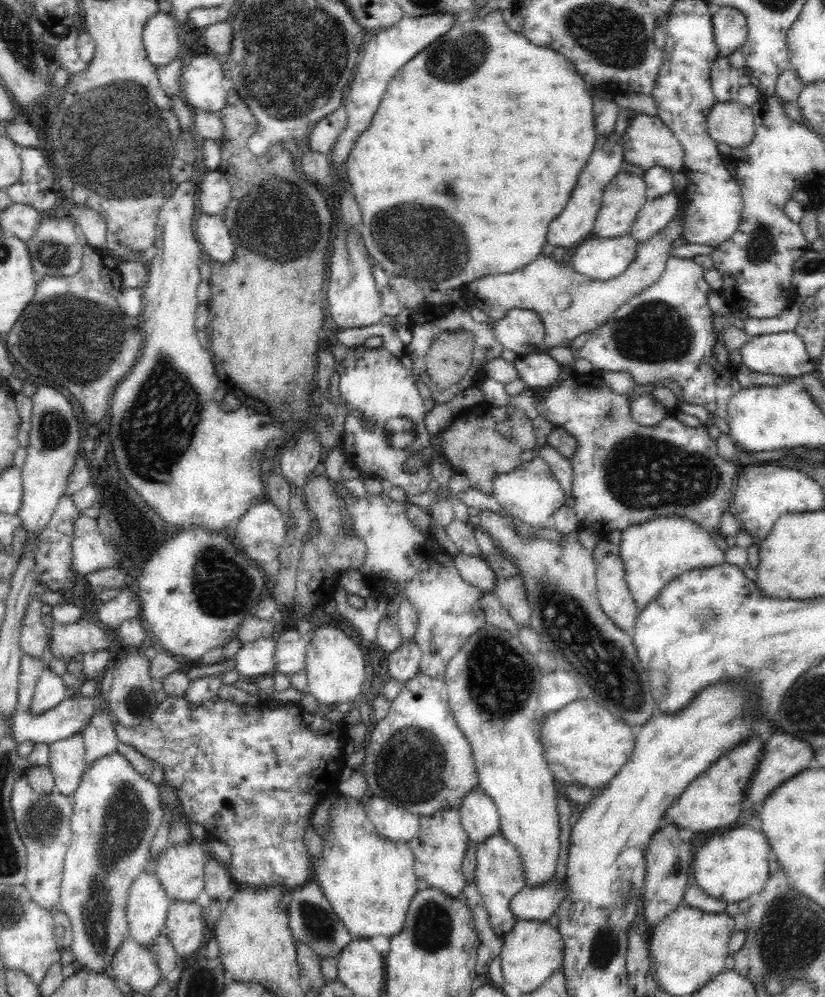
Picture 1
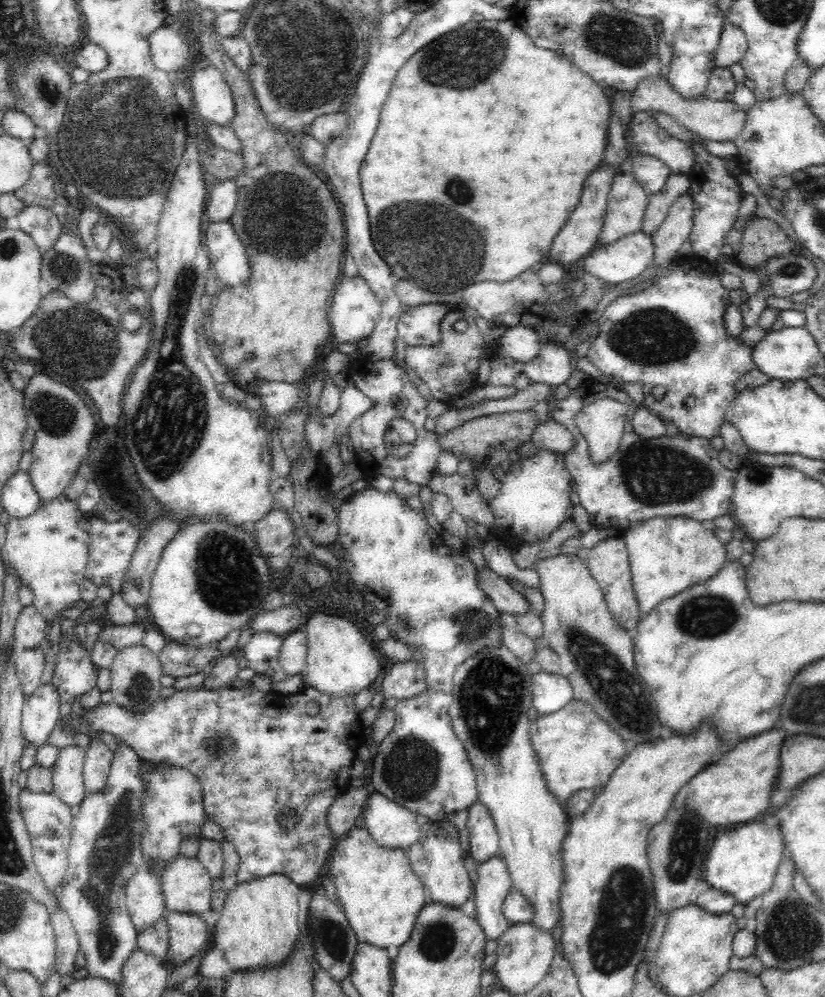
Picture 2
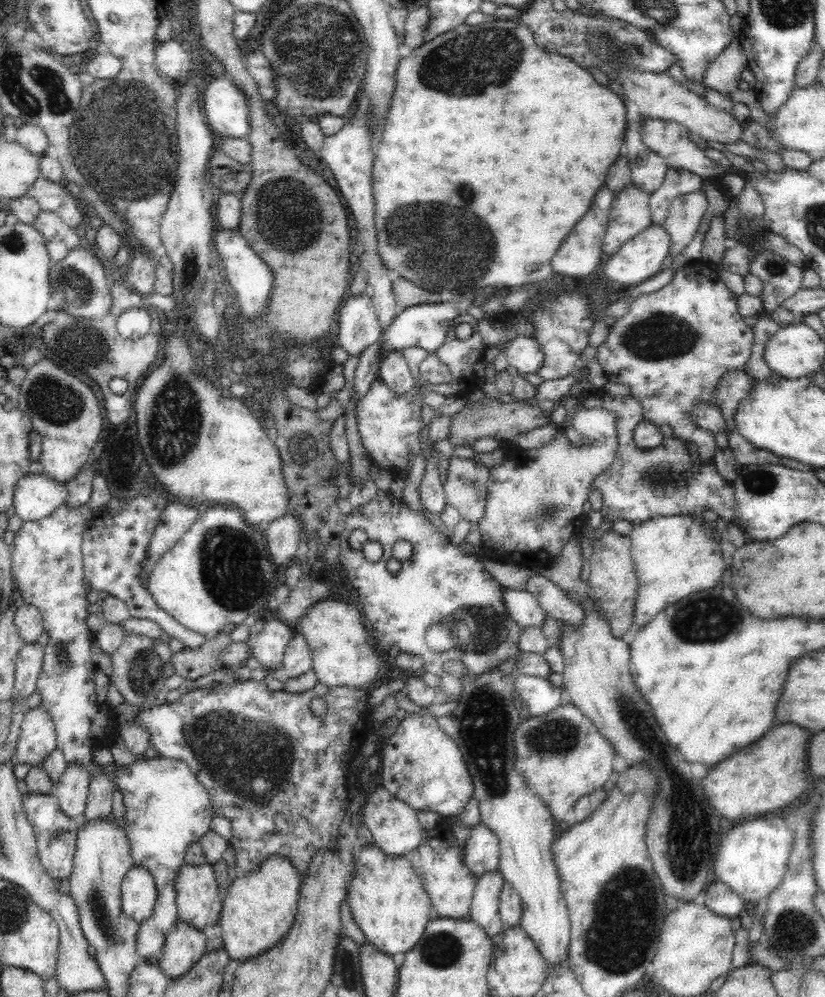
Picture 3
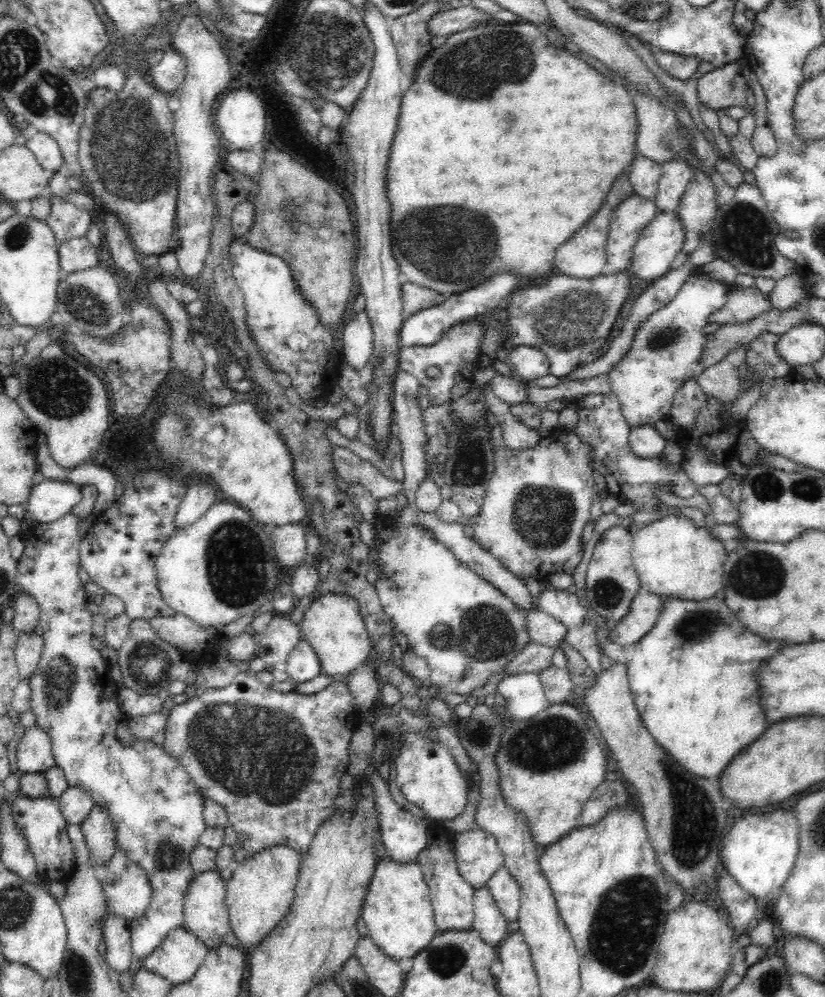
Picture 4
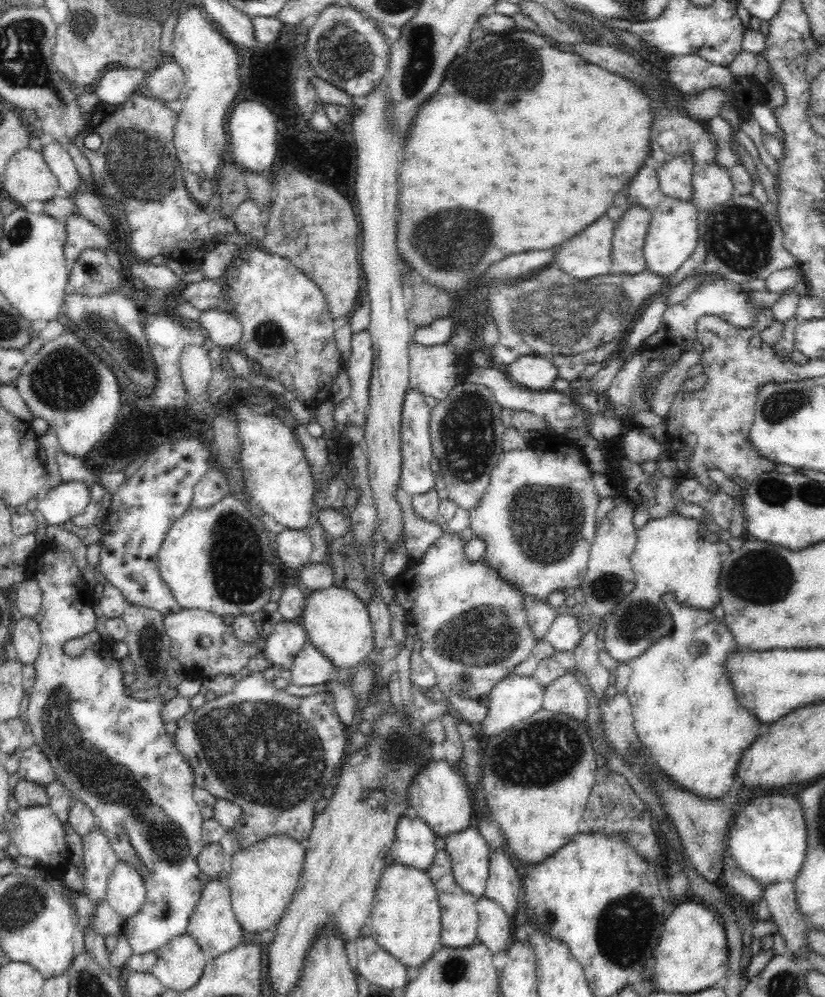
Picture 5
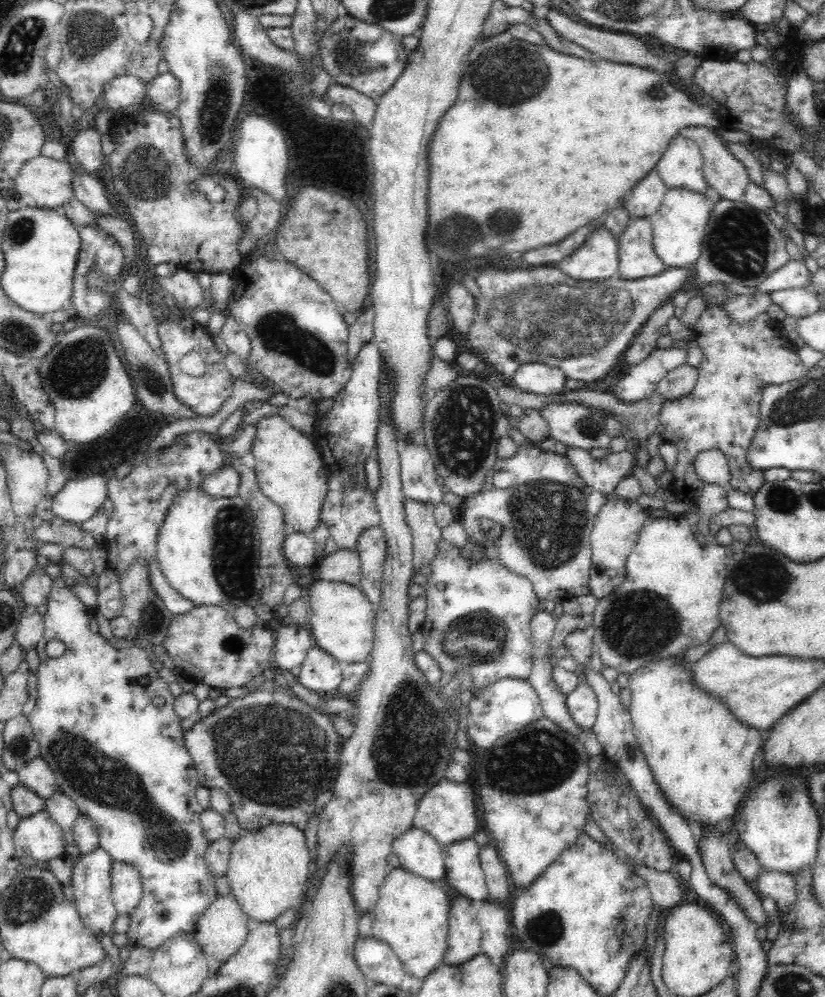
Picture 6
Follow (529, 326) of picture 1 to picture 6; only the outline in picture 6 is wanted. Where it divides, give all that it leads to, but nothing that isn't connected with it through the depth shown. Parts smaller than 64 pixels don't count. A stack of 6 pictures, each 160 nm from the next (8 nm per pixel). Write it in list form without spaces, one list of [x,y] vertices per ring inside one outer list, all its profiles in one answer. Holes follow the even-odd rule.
[[[522,364],[510,380],[511,385],[533,394],[552,396],[565,391],[567,377],[556,366],[540,364]]]

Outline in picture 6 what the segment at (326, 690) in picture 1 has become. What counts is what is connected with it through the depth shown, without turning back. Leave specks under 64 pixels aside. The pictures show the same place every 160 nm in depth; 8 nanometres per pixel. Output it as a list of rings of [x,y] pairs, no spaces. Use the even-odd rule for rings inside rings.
[[[318,579],[308,594],[308,625],[313,644],[332,655],[340,664],[366,661],[373,647],[375,610],[359,587],[345,582]]]

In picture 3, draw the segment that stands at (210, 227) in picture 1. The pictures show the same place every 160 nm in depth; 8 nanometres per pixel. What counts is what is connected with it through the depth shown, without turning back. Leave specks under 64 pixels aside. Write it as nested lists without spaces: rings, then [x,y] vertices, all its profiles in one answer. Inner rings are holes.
[[[219,228],[215,232],[214,243],[218,258],[224,265],[225,286],[236,291],[240,312],[247,318],[256,318],[264,312],[264,304],[268,302],[272,290],[272,271],[270,267],[251,249],[251,245],[238,232],[237,229]]]

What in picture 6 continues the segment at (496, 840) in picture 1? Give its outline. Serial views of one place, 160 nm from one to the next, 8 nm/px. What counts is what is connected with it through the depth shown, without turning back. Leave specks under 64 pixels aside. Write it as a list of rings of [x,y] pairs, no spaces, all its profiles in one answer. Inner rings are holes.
[[[477,904],[477,921],[482,931],[481,950],[492,960],[492,963],[502,966],[506,960],[508,950],[508,931],[510,916],[504,904]]]

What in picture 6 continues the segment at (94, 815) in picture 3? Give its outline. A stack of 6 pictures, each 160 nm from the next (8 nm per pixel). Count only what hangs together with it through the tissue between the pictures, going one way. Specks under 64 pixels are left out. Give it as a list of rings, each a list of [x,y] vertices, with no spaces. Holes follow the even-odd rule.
[[[98,846],[94,851],[84,854],[73,866],[71,876],[74,886],[75,907],[85,926],[92,932],[104,932],[108,936],[114,934],[114,918],[117,916],[113,900],[111,898],[111,865],[112,857]]]

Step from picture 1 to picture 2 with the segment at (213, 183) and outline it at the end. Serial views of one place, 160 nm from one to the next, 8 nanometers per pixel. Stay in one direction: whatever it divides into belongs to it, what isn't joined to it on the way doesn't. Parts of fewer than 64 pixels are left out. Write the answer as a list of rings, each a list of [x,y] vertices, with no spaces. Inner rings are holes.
[[[221,180],[216,183],[212,192],[207,194],[208,203],[205,208],[209,222],[226,220],[232,216],[237,204],[237,186],[233,180]]]

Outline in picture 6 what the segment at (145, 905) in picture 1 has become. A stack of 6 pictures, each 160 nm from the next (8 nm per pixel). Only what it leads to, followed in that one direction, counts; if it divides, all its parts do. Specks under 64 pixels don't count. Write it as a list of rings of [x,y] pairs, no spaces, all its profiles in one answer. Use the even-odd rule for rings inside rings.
[[[119,861],[111,865],[111,898],[117,914],[129,915],[143,894],[141,876],[136,868]]]

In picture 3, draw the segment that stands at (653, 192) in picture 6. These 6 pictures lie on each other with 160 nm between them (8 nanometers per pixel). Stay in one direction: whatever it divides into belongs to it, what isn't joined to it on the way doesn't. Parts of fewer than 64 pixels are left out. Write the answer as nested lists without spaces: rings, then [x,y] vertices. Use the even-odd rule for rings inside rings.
[[[626,118],[624,137],[622,153],[626,154],[629,161],[632,182],[650,195],[663,183],[669,169],[667,162],[642,143],[638,120]]]

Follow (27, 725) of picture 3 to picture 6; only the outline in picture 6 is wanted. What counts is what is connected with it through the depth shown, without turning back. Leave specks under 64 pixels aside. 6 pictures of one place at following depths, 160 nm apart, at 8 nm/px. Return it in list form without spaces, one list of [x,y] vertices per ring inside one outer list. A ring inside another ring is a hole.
[[[40,755],[36,756],[32,762],[24,764],[17,771],[17,775],[22,785],[27,786],[44,799],[52,796],[52,793],[59,790],[55,779],[55,772]]]

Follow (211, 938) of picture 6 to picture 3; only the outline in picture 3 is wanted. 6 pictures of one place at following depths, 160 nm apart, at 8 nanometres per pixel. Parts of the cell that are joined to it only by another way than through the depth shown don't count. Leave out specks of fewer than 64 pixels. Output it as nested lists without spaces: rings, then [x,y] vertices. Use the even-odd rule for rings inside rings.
[[[184,863],[176,874],[174,885],[180,919],[200,929],[217,924],[223,902],[213,866]]]

